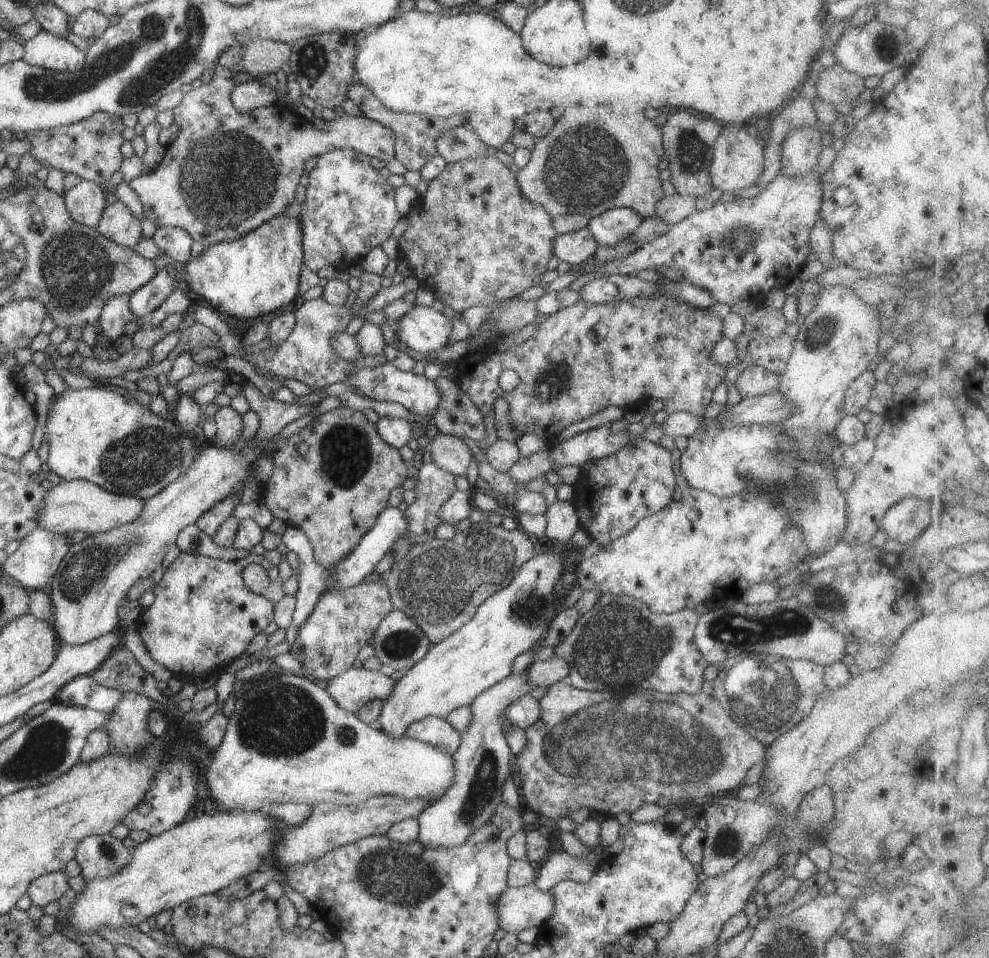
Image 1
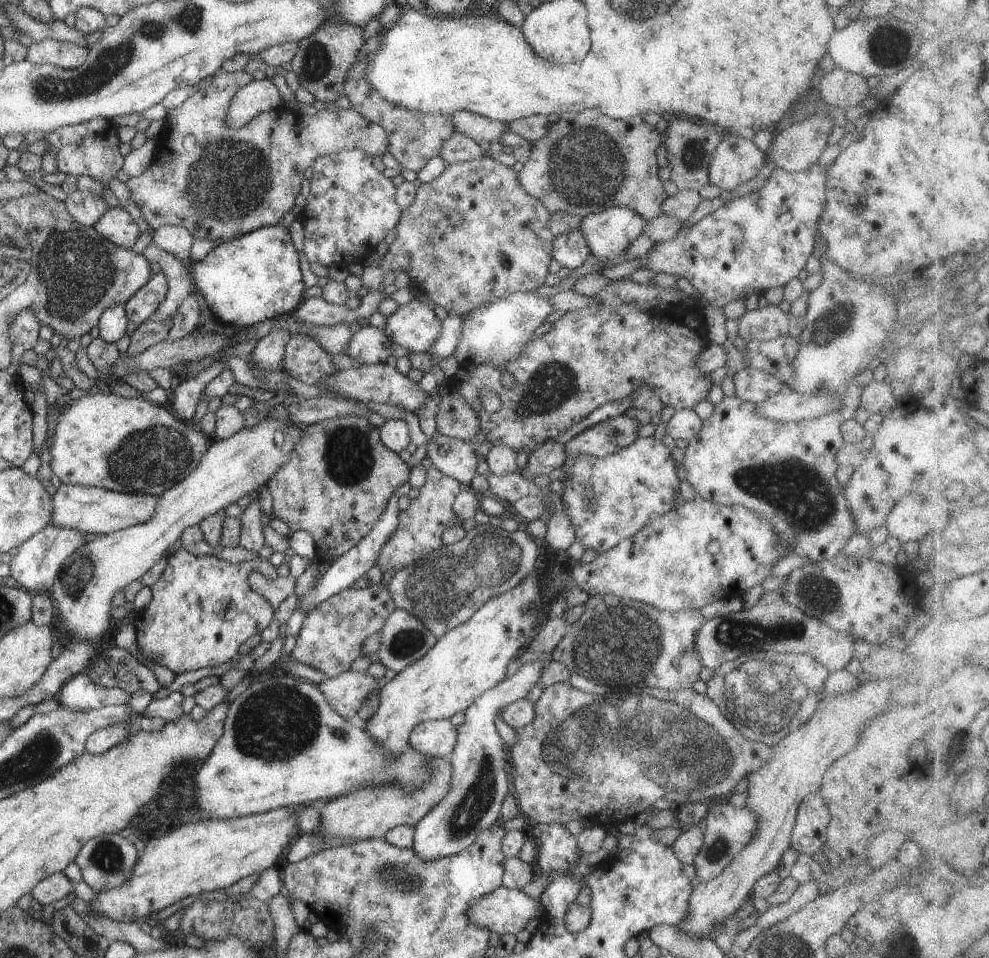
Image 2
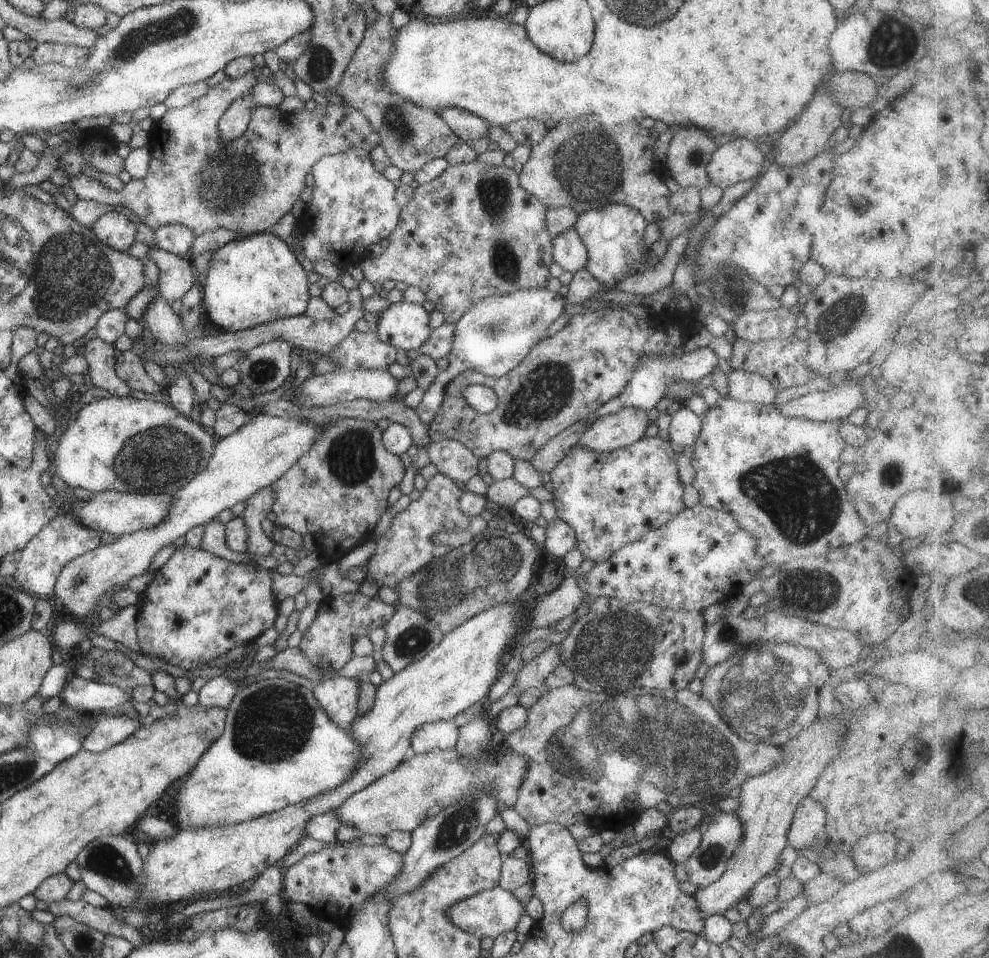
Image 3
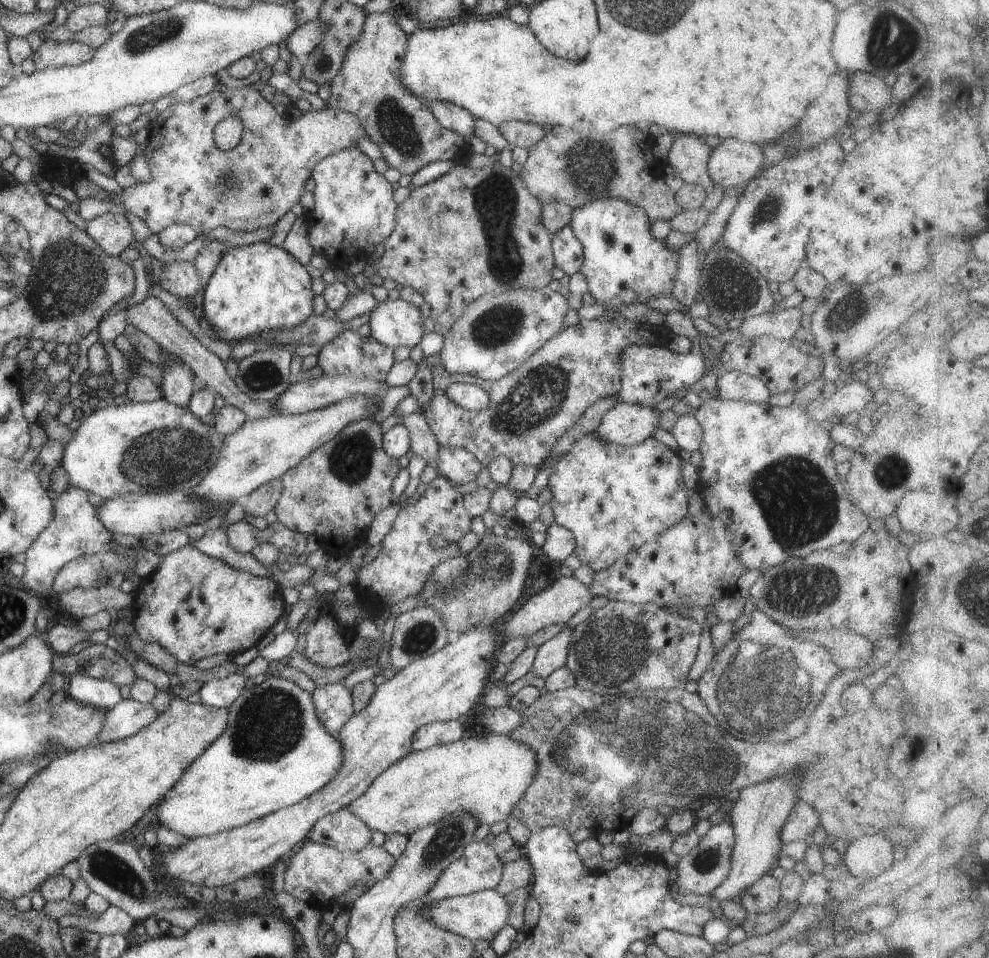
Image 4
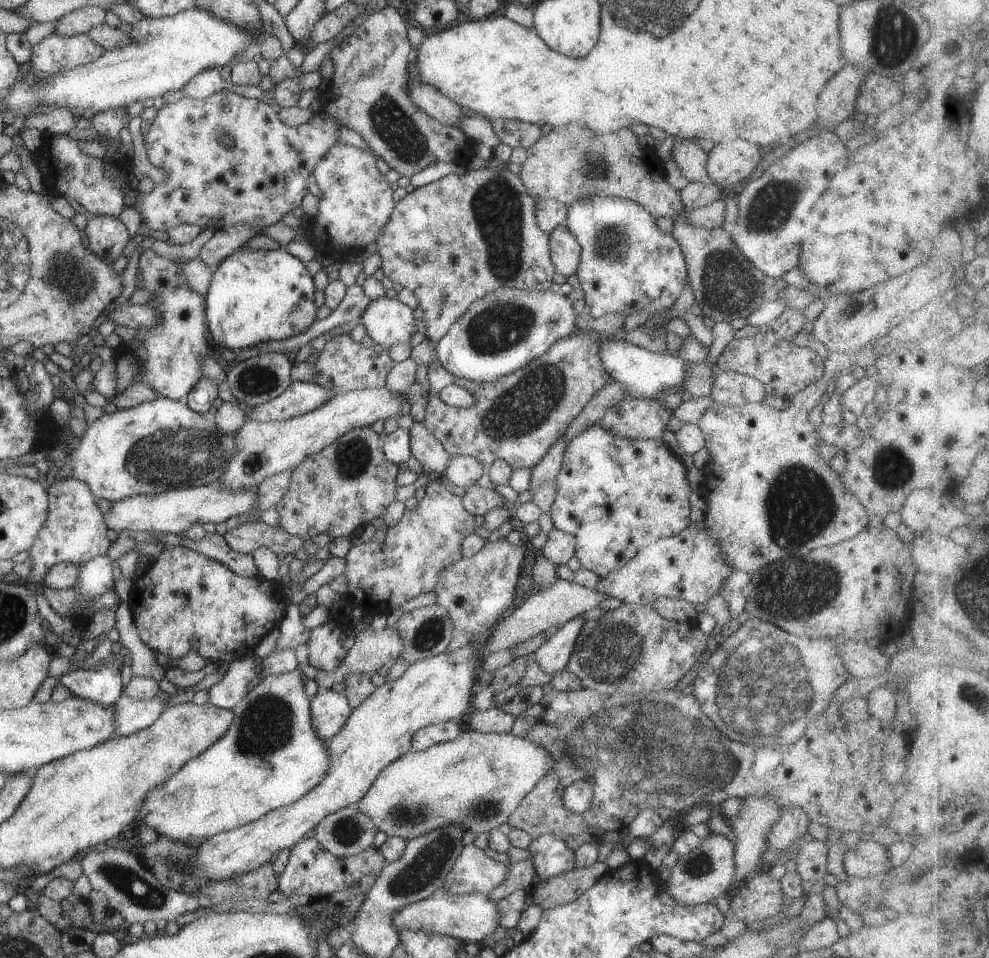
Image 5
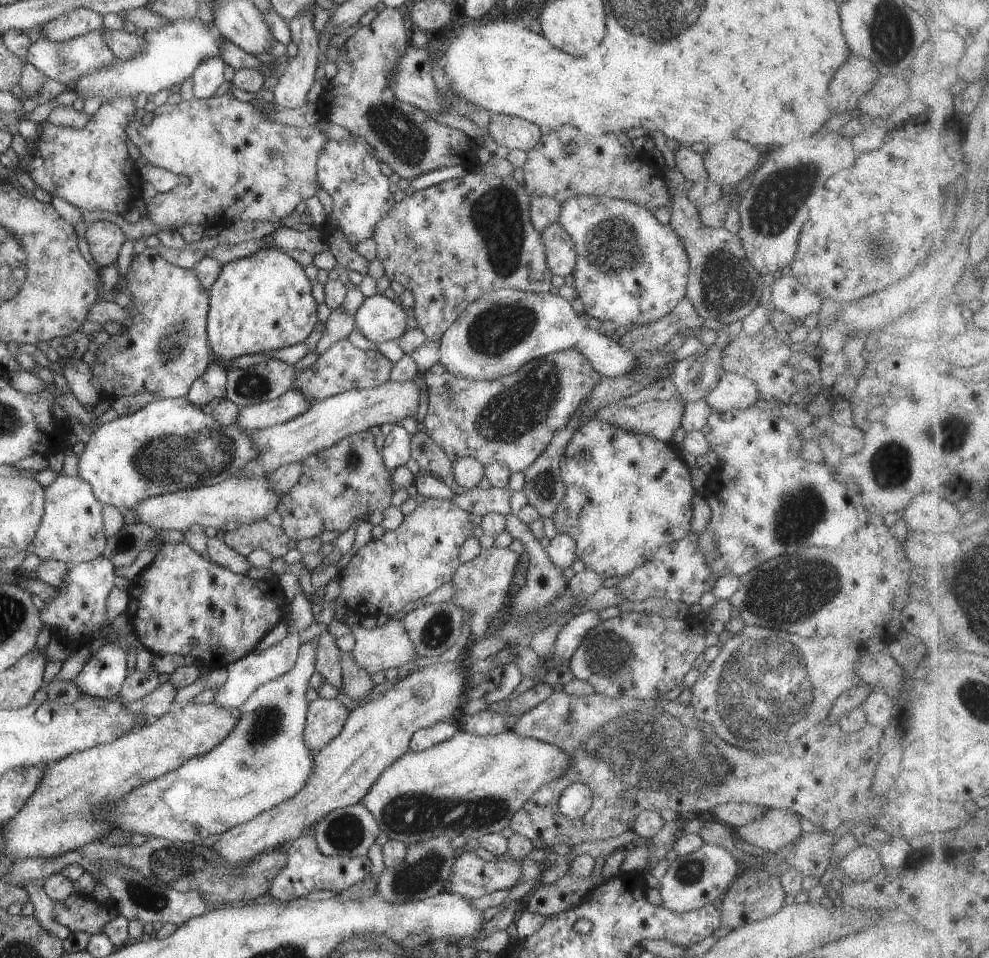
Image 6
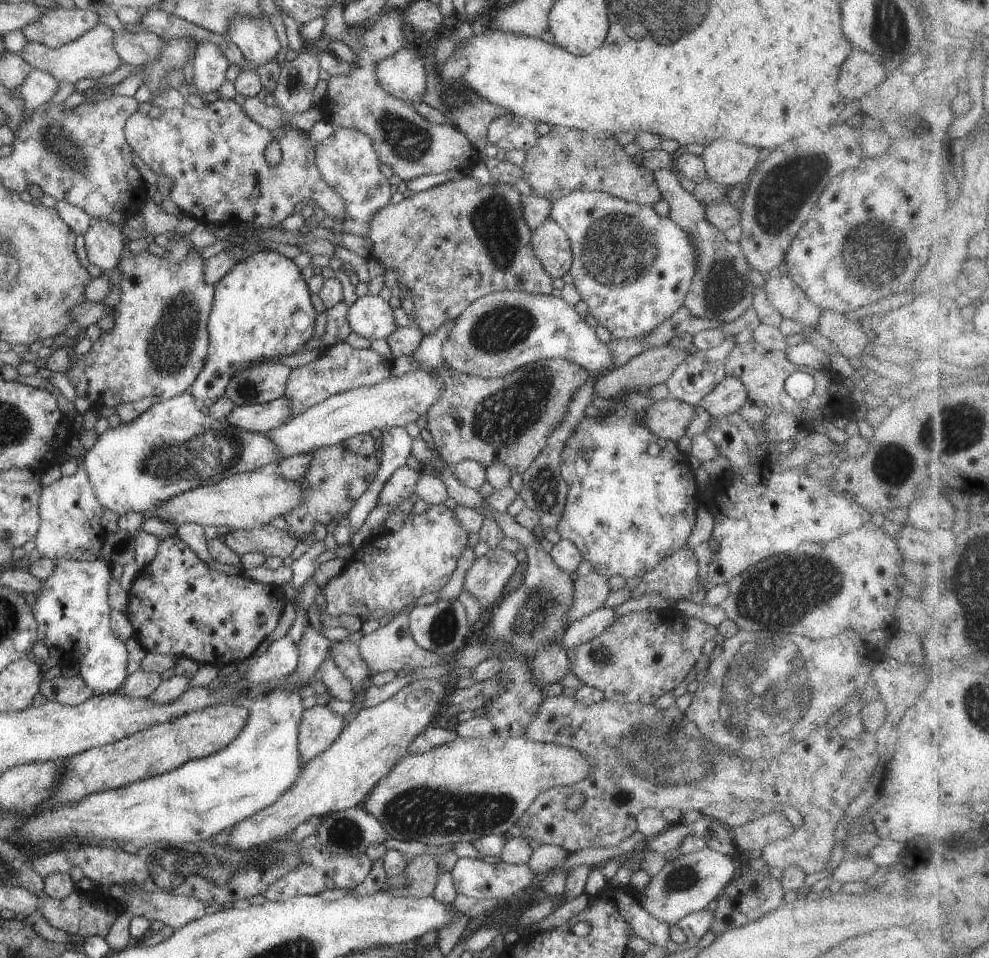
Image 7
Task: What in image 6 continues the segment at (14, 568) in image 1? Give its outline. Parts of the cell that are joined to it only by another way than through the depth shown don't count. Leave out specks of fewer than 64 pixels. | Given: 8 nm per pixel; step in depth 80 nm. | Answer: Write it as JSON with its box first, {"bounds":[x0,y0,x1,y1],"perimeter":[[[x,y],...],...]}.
{"bounds":[33,475,107,566],"perimeter":[[[57,475],[55,480],[45,486],[43,490],[44,510],[41,525],[34,536],[33,554],[43,560],[57,560],[68,563],[70,566],[92,560],[103,555],[107,538],[102,531],[102,516],[100,514],[102,504],[95,500],[91,486],[81,480],[79,476]]]}

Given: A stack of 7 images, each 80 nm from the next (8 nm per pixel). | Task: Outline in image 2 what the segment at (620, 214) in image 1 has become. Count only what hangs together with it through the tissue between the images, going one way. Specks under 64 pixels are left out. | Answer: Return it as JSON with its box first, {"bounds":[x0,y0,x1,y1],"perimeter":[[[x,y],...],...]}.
{"bounds":[578,206,645,268],"perimeter":[[[615,206],[601,210],[597,214],[589,214],[581,219],[578,230],[583,232],[587,240],[588,250],[599,262],[603,262],[603,268],[615,266],[623,261],[623,250],[641,234],[645,220],[633,210],[623,206]]]}

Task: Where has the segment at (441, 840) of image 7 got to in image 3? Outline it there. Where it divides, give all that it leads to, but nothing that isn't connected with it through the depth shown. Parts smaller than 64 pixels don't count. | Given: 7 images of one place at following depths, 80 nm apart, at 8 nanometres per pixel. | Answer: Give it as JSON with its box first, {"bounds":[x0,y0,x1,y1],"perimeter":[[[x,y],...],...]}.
{"bounds":[331,740,527,837],"perimeter":[[[503,740],[493,754],[483,754],[477,760],[459,758],[455,749],[433,750],[427,754],[415,754],[411,760],[401,762],[395,770],[377,778],[366,788],[345,798],[345,802],[331,810],[337,822],[349,824],[361,835],[385,837],[393,830],[411,833],[425,818],[441,812],[455,800],[487,792],[495,798],[497,815],[507,808],[513,807],[517,799],[517,788],[527,772],[525,758],[517,756]]]}

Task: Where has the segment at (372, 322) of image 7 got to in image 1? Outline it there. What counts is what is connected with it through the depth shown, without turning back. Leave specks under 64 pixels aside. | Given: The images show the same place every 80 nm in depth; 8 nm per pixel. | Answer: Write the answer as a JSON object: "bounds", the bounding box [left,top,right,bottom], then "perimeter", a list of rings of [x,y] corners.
{"bounds":[394,305,451,352],"perimeter":[[[413,305],[394,323],[394,336],[407,350],[437,352],[445,345],[451,322],[441,311],[424,305]]]}

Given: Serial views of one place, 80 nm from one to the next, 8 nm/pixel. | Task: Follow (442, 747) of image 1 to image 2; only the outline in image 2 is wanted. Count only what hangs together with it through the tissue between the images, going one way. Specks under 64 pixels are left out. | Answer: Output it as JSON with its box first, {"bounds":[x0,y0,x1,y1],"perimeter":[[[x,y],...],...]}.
{"bounds":[408,719,457,758],"perimeter":[[[448,719],[419,722],[411,728],[408,744],[421,754],[449,758],[456,742],[457,730]]]}

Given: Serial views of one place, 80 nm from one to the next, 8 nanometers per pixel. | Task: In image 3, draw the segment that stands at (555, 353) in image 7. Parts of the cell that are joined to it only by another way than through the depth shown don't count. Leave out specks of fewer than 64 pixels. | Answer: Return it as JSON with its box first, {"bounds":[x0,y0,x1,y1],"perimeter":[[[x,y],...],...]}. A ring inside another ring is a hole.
{"bounds":[413,288,720,428],"perimeter":[[[546,288],[517,290],[508,294],[487,296],[475,302],[455,323],[451,350],[445,354],[447,368],[439,370],[413,410],[425,428],[431,418],[437,414],[438,393],[444,390],[446,383],[459,372],[471,368],[483,376],[500,378],[523,361],[527,352],[544,339],[545,330],[562,314],[566,306],[564,298],[558,292]],[[707,347],[697,348],[689,354],[682,354],[679,358],[669,358],[669,356],[643,356],[639,360],[639,364],[635,366],[629,382],[625,384],[623,392],[619,396],[611,398],[608,402],[605,402],[602,406],[599,406],[586,420],[587,424],[591,424],[597,418],[605,416],[607,414],[613,414],[613,412],[619,411],[621,408],[639,408],[639,410],[649,411],[654,408],[659,400],[663,397],[665,388],[671,384],[671,382],[691,382],[691,380],[706,381],[709,375],[712,373],[717,361],[720,358]]]}

